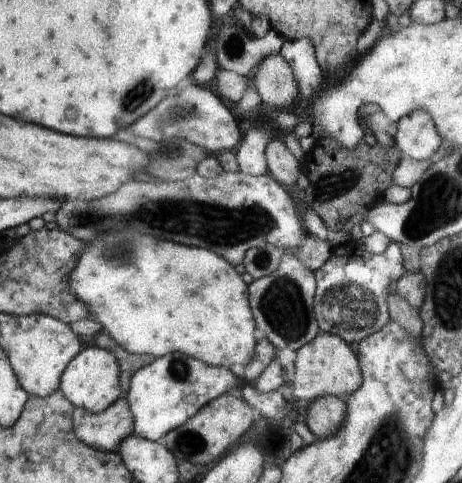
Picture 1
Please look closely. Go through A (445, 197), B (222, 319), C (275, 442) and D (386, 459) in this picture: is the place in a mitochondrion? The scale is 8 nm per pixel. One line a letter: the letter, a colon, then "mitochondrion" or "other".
A: mitochondrion
B: other
C: other
D: mitochondrion

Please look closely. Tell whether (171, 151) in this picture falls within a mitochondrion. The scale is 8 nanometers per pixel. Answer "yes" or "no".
yes

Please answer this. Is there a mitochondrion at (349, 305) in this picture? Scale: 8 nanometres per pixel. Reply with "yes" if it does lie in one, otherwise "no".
yes

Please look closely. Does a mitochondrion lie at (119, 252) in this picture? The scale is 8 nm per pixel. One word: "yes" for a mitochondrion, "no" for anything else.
yes

